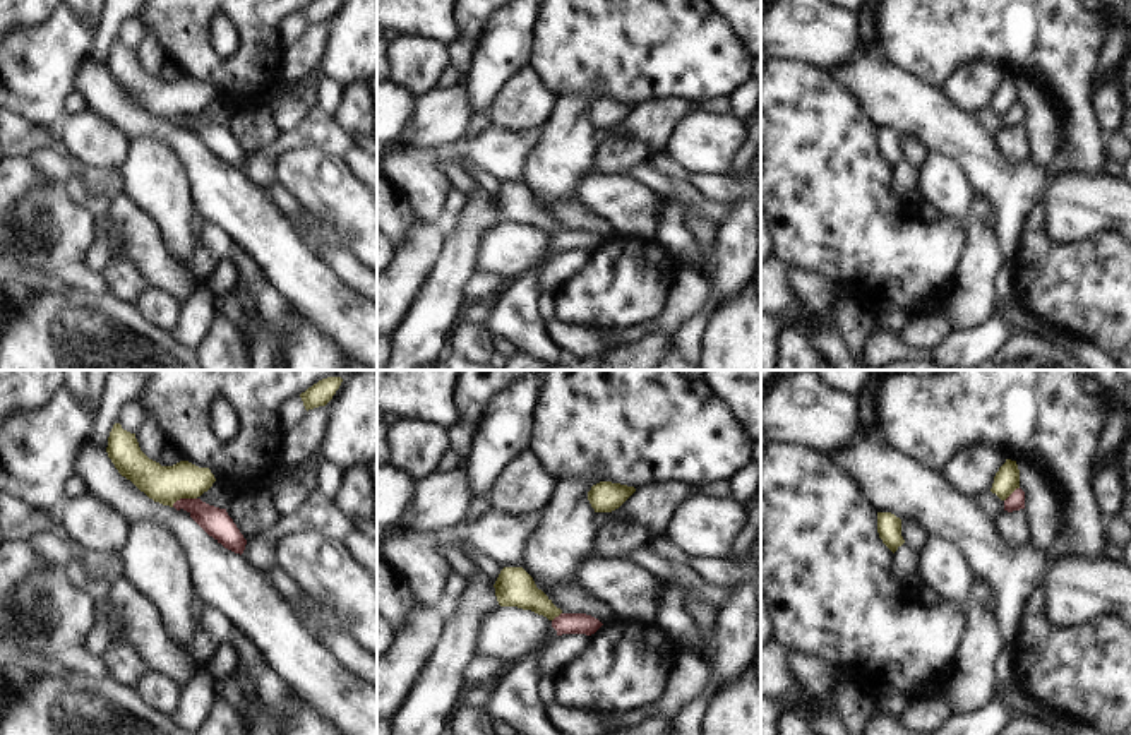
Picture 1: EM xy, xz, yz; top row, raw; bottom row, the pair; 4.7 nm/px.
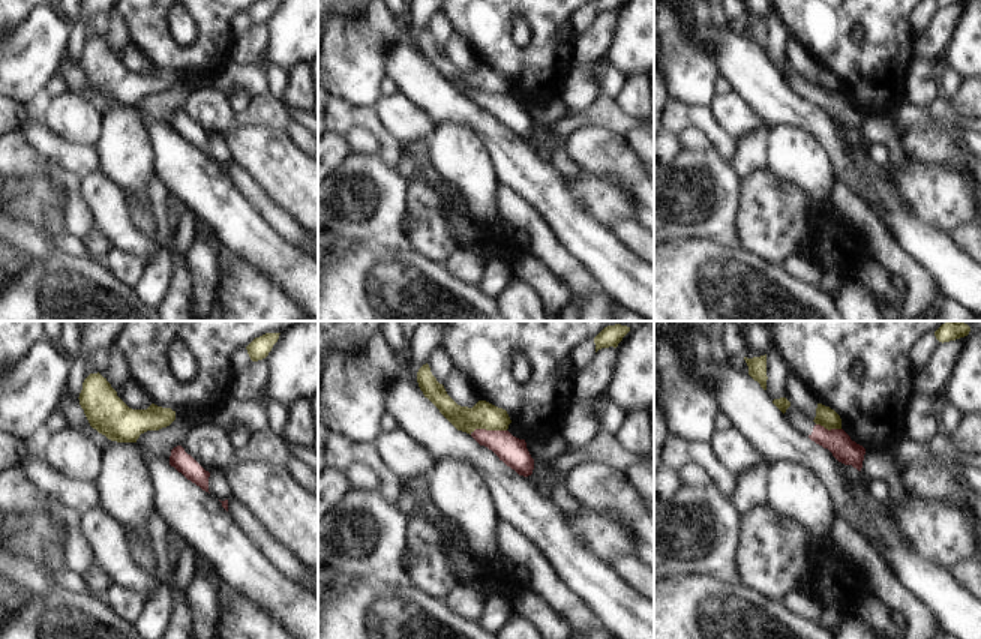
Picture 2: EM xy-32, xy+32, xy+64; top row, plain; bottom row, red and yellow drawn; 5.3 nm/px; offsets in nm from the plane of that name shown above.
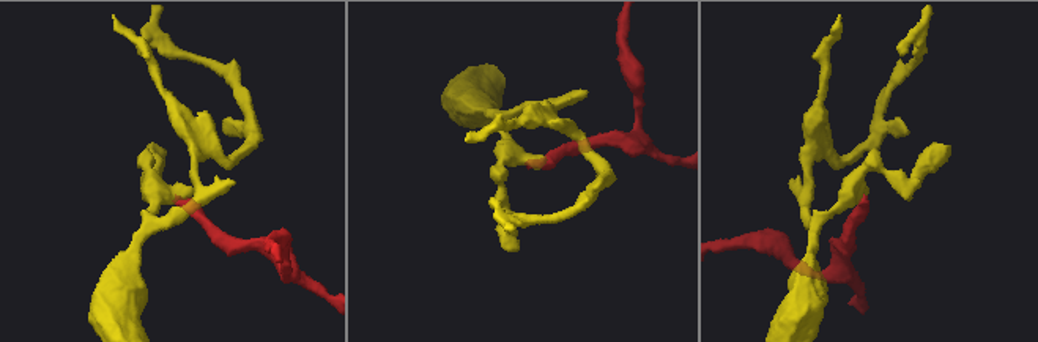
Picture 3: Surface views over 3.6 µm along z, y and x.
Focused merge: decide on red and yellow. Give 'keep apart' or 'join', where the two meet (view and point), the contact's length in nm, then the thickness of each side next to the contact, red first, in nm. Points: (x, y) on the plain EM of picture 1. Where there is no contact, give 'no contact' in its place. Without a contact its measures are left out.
keep apart; contact xy (184, 115); length 130 nm; calibres 140 and 180 nm

